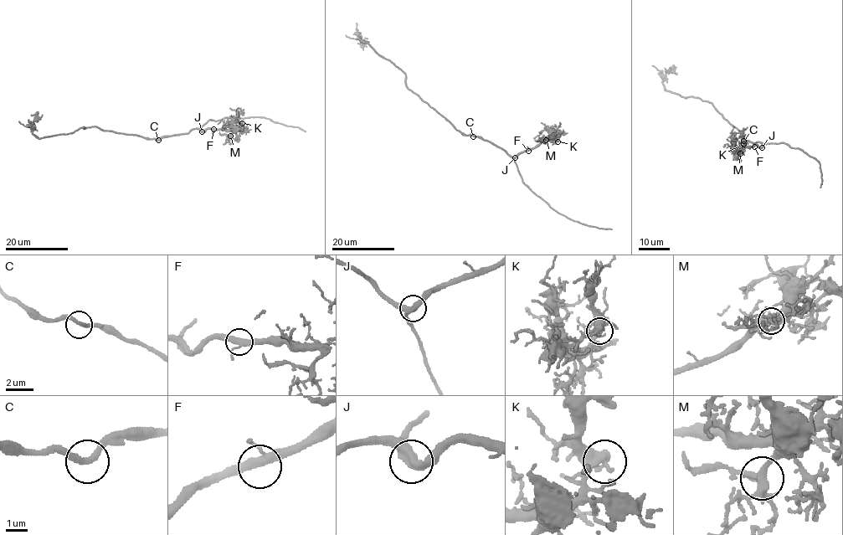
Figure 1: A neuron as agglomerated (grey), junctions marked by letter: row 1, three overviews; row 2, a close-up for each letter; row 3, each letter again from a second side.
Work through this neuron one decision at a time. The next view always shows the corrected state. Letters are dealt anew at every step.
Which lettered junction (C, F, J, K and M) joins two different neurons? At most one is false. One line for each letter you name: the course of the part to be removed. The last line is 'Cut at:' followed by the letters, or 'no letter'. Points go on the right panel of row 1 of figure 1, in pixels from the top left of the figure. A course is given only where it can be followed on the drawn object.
Cut at: no letter

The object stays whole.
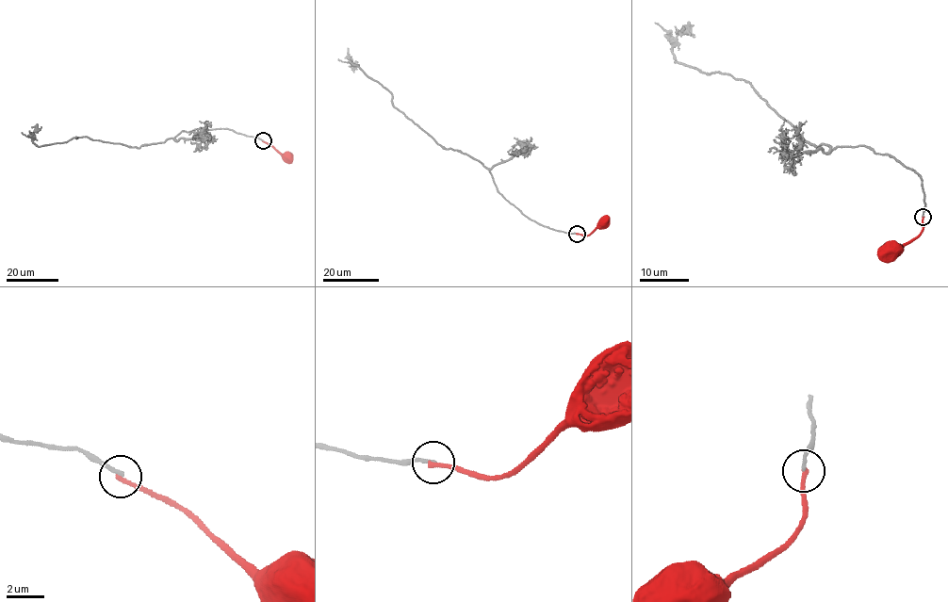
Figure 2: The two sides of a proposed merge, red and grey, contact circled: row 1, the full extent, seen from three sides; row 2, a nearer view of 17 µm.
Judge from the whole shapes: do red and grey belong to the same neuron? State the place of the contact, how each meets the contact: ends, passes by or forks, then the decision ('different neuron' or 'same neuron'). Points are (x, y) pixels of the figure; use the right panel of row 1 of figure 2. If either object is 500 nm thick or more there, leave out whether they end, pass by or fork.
at (923, 217); red ends there; grey ends there; different neuron

